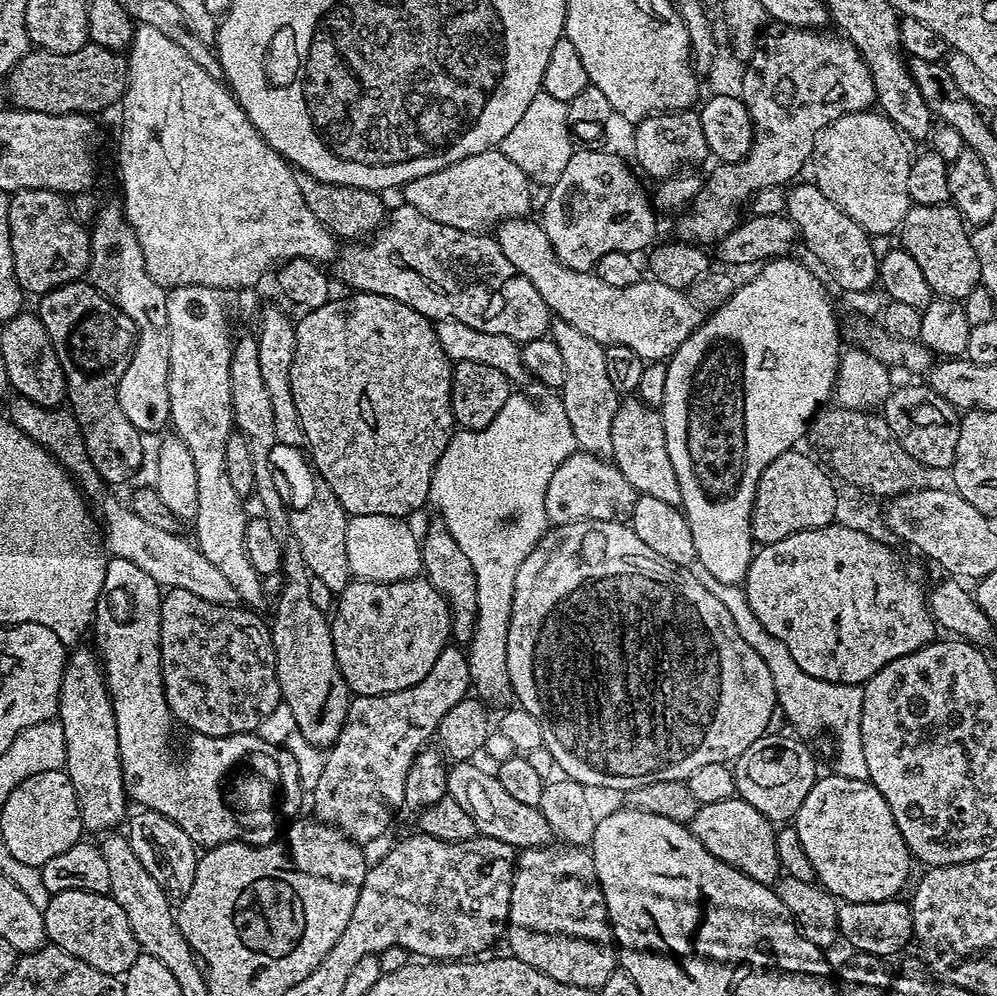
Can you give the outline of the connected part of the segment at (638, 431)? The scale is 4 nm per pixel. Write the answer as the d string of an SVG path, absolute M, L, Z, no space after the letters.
M630 396L621 401L611 430L612 460L622 470L623 477L641 495L659 498L678 506L681 490L677 474L671 465L670 454L666 449L666 436L663 415L655 408L644 404L639 398Z

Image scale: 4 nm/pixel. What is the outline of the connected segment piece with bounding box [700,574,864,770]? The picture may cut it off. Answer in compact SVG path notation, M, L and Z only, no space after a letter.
M704 574L700 576L702 586L706 586L706 590L710 590L710 594L714 594L714 598L718 598L718 602L722 602L722 606L726 606L726 610L730 610L730 618L734 618L734 626L738 626L738 634L742 634L742 638L746 638L746 642L750 642L750 646L754 646L754 654L758 654L758 658L762 658L762 662L766 662L766 670L770 670L770 678L774 682L774 690L776 691L776 702L779 711L784 712L784 716L797 728L795 731L800 732L829 732L830 735L836 739L836 764L837 769L840 770L852 770L852 767L856 767L857 770L864 767L864 755L862 754L862 698L864 697L864 690L861 685L858 684L835 684L834 682L826 682L825 680L819 680L814 678L810 674L806 674L806 670L802 670L802 666L798 666L798 662L794 662L794 658L790 658L790 650L786 650L786 645L783 642L778 642L778 638L774 638L774 634L767 632L762 626L762 622L758 622L758 618L754 618L754 610L750 610L748 605L748 599L744 593L743 587L738 584L727 584L726 582L718 582L712 576Z

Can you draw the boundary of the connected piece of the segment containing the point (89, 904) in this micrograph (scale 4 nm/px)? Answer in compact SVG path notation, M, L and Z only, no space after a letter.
M86 890L53 892L43 914L45 937L66 954L86 962L86 966L102 970L102 974L123 977L142 955L122 906L111 894L90 894Z

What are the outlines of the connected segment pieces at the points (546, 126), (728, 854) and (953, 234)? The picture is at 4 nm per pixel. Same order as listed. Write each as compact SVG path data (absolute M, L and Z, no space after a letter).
M543 90L526 106L526 114L515 124L514 130L502 138L498 151L506 154L514 166L518 166L528 175L533 185L551 186L558 182L566 162L570 162L574 151L574 133L568 123L568 105L558 98L550 98Z
M733 798L726 802L701 804L690 827L694 838L698 838L698 842L702 842L702 846L706 846L710 854L714 854L714 858L734 866L734 870L754 878L754 882L772 886L780 879L782 873L776 845L777 829L773 821L758 814L758 810L750 806L750 802Z
M950 202L938 206L912 204L898 229L898 244L922 266L922 274L926 274L926 282L937 297L962 302L980 284L980 263L972 237L963 214Z

